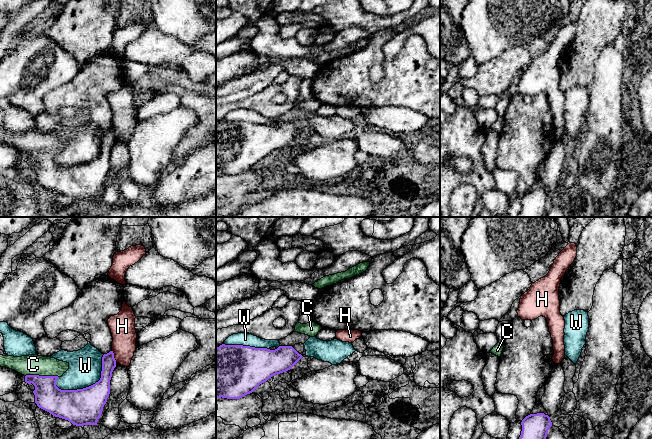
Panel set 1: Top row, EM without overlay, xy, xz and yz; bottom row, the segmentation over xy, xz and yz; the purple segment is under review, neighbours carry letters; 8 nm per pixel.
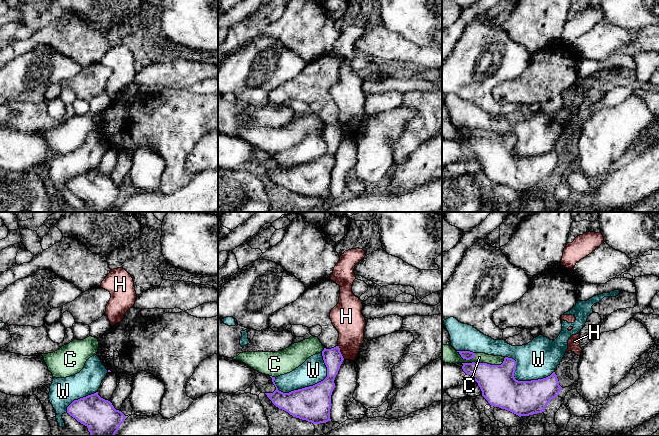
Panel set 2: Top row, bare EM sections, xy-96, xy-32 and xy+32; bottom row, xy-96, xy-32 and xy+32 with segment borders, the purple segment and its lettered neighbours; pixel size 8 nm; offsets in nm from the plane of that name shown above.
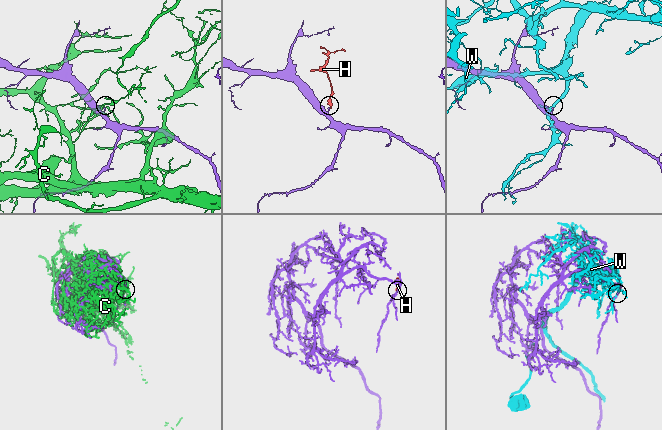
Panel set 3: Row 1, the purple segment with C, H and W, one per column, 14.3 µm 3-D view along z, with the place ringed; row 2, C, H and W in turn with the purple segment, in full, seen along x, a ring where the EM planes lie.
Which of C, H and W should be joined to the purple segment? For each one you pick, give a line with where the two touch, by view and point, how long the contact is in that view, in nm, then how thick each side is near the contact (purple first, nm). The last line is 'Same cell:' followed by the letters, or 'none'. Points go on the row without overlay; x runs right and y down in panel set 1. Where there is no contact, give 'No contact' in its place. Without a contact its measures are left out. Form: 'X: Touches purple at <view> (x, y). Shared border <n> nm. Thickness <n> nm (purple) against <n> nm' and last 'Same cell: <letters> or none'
Same cell: none

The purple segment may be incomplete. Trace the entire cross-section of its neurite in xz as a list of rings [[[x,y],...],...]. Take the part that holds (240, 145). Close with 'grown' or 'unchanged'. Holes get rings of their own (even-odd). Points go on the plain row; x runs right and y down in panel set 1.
[[[222,120],[216,123],[216,174],[240,175],[272,152],[290,146],[302,133],[292,122],[270,126]]] | unchanged

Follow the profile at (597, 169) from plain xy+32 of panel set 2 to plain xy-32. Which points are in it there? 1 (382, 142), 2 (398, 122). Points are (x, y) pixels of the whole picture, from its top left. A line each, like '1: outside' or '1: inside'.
1: inside
2: inside

